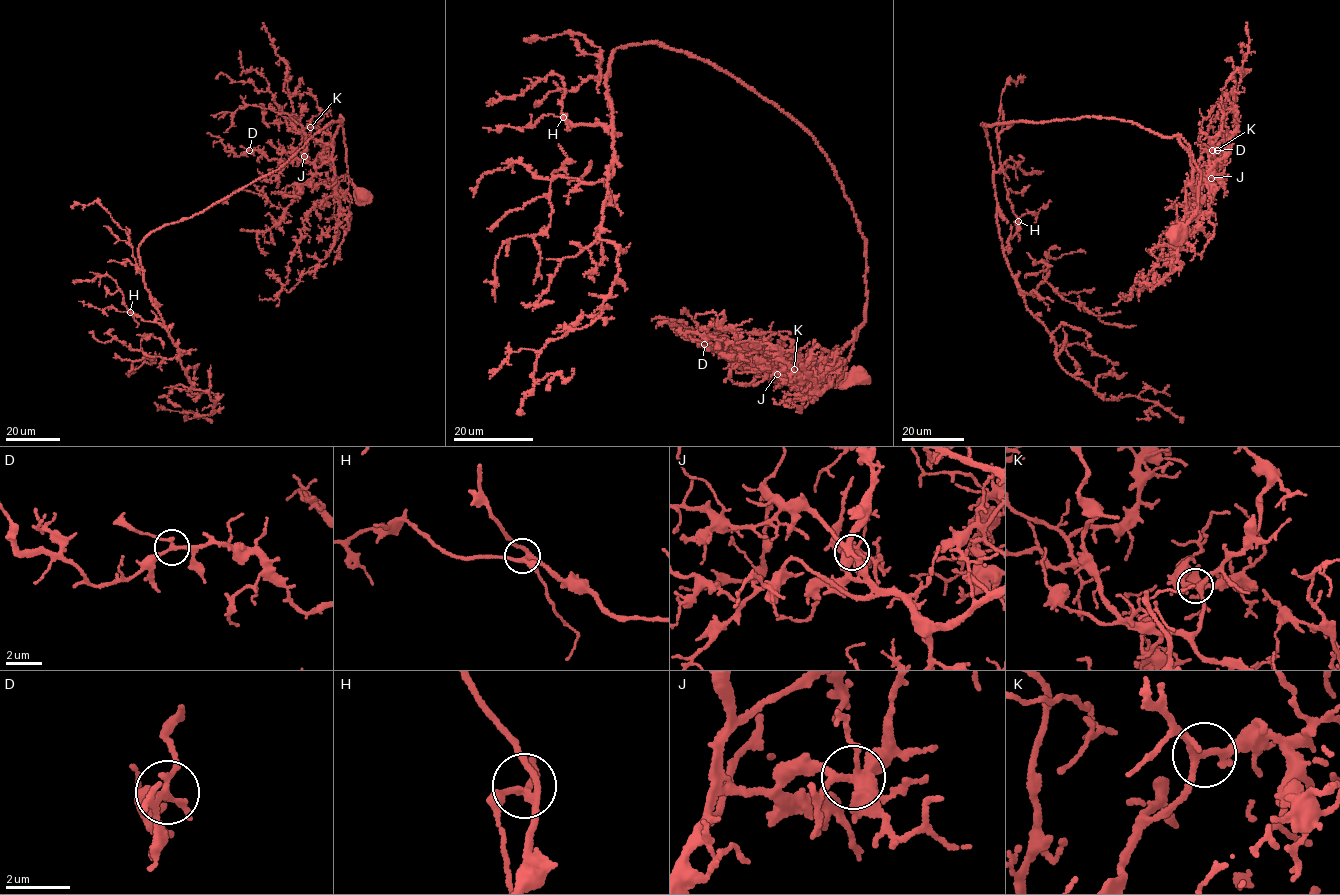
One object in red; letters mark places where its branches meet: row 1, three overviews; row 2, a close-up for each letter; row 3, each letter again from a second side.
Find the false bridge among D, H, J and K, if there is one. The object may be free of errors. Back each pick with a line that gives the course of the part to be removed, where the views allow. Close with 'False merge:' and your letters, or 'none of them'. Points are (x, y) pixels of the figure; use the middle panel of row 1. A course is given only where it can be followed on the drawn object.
False merge: none of them

